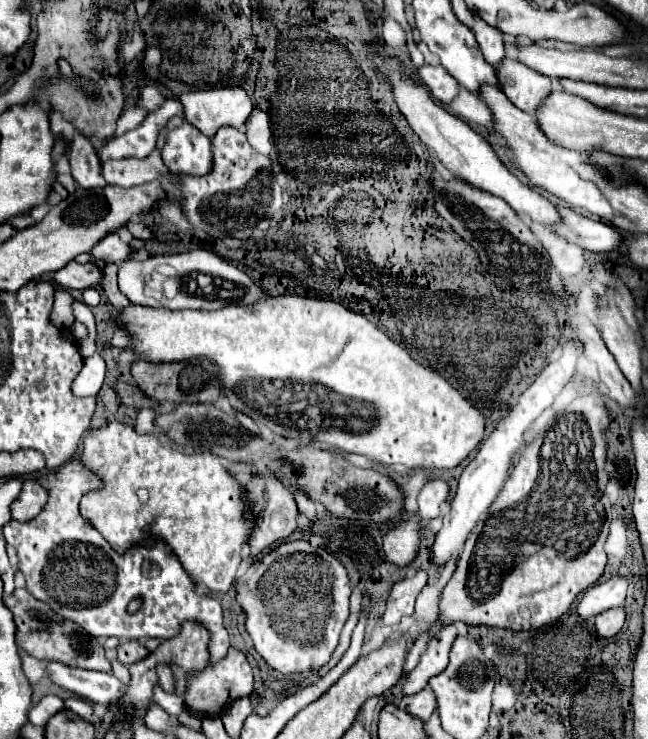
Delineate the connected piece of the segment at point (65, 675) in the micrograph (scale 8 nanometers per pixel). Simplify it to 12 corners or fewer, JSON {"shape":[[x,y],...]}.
{"shape":[[48,663],[50,679],[108,707],[122,697],[110,673]]}

